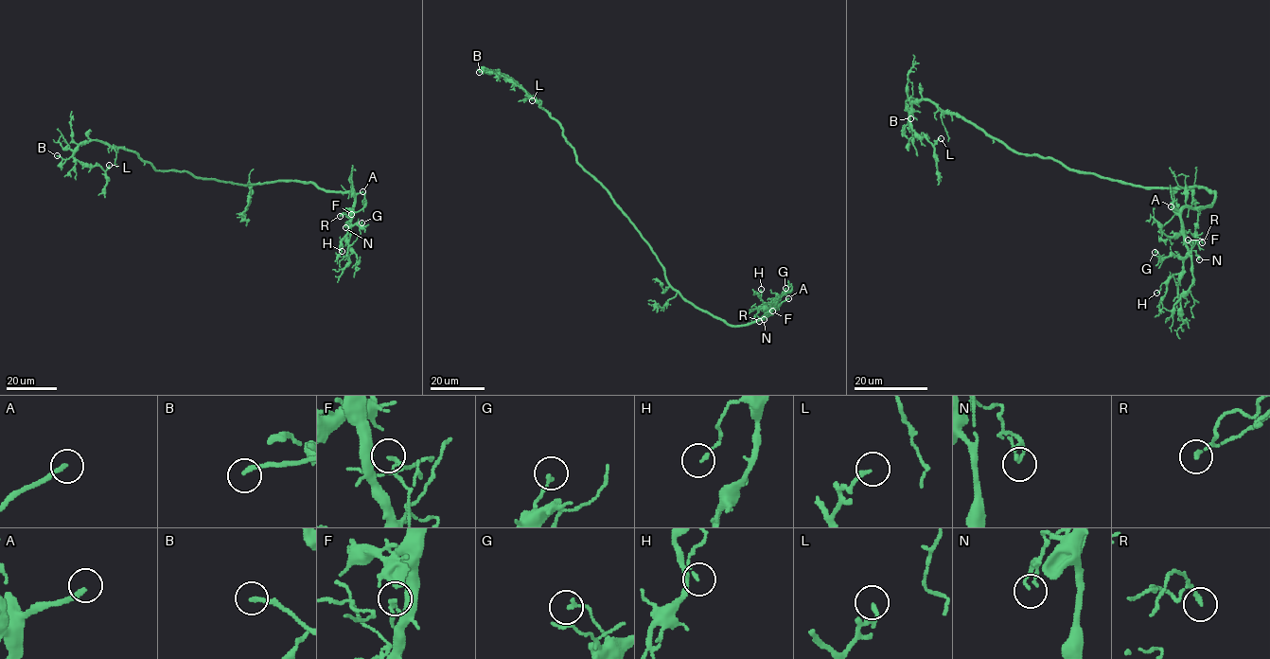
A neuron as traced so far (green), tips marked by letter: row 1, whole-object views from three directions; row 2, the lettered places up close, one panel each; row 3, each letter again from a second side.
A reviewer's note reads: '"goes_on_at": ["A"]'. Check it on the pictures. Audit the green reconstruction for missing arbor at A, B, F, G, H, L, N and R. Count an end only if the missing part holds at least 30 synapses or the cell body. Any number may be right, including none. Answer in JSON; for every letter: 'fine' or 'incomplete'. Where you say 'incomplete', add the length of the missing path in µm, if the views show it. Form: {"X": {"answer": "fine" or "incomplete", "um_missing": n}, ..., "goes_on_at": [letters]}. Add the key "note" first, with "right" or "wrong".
{"note": "right", "A": {"answer": "incomplete", "um_missing": 60}, "B": {"answer": "fine"}, "F": {"answer": "fine"}, "G": {"answer": "fine"}, "H": {"answer": "fine"}, "L": {"answer": "fine"}, "N": {"answer": "fine"}, "R": {"answer": "fine"}, "goes_on_at": ["A"]}

